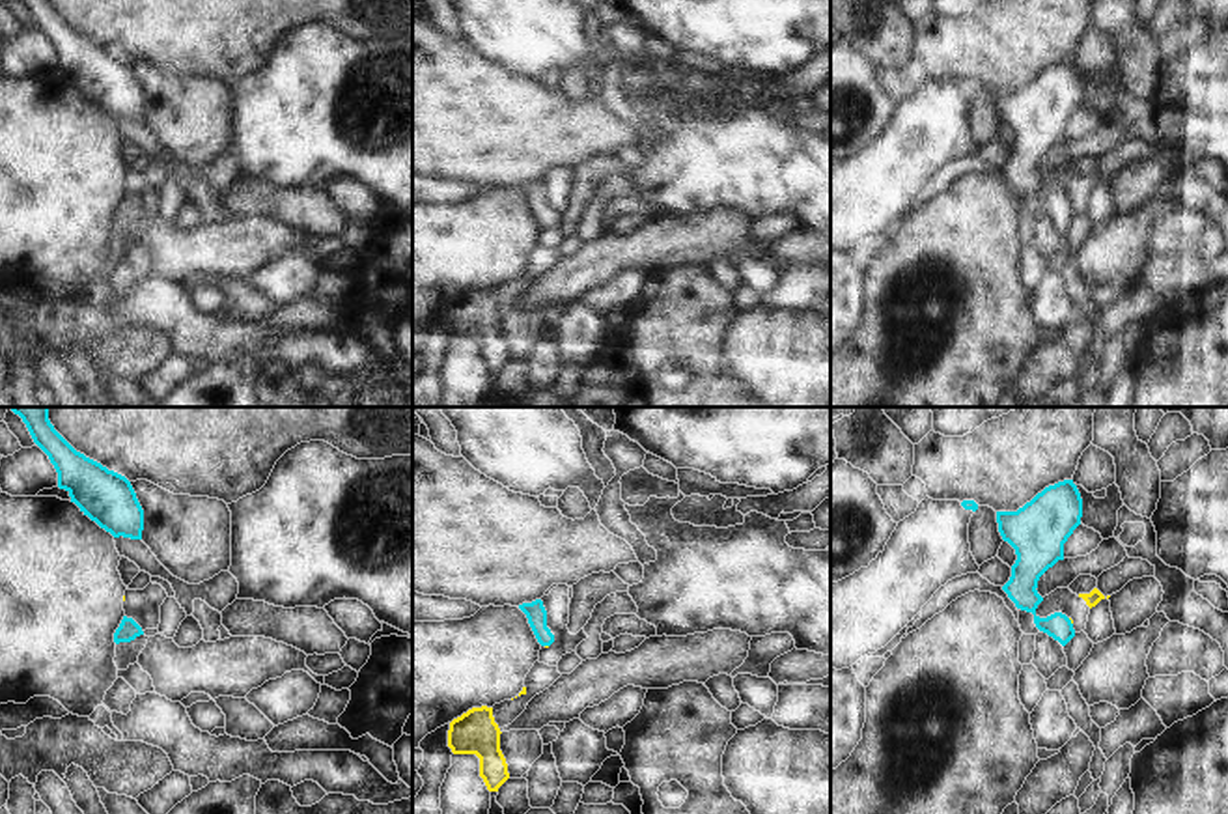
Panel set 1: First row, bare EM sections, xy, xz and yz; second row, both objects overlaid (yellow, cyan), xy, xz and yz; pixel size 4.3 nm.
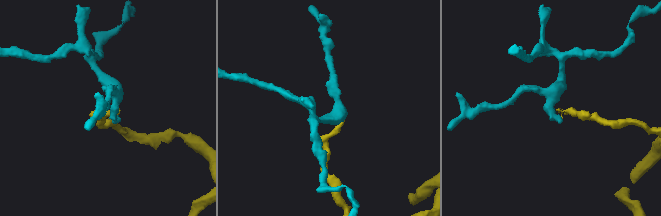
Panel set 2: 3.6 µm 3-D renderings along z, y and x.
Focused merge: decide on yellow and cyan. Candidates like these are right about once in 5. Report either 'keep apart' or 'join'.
keep apart

